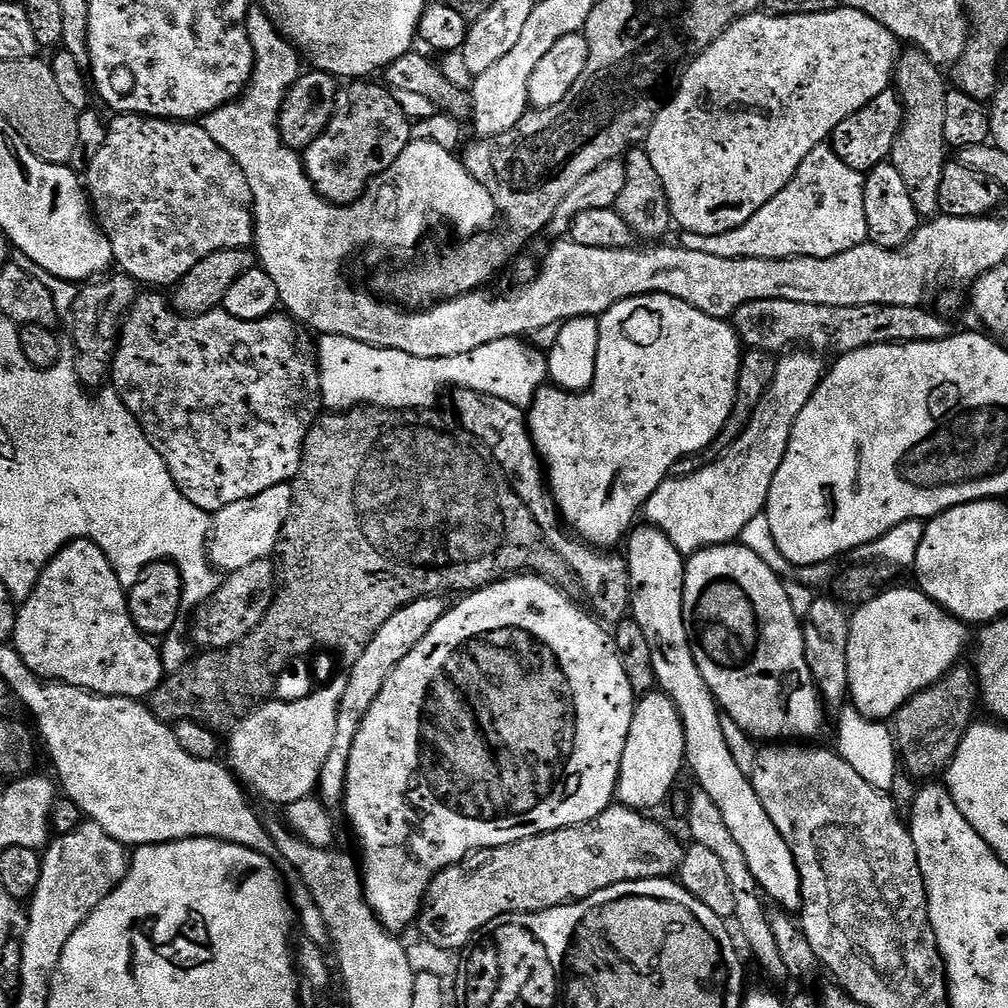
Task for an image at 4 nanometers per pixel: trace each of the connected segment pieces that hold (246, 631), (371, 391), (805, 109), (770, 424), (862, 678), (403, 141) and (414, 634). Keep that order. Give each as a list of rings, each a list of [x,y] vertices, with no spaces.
[[[271,559],[250,562],[242,570],[231,573],[212,595],[211,600],[203,605],[202,613],[196,620],[196,640],[208,650],[228,648],[246,638],[262,622],[270,610],[272,597],[278,588],[278,568]]]
[[[320,336],[320,399],[328,410],[361,406],[389,410],[428,410],[443,388],[465,388],[510,402],[525,410],[532,407],[540,388],[549,383],[547,355],[535,343],[519,336],[498,338],[454,358],[414,358],[402,350],[375,348],[341,336]]]
[[[837,6],[834,10],[822,14],[798,14],[797,16],[774,16],[771,14],[749,14],[723,32],[707,50],[684,72],[680,85],[672,93],[664,109],[656,115],[656,121],[650,126],[646,151],[650,162],[654,162],[654,170],[658,170],[658,178],[662,178],[662,186],[666,186],[666,198],[670,202],[672,218],[677,229],[693,232],[703,236],[717,236],[732,232],[738,226],[750,222],[770,198],[774,198],[794,178],[795,172],[803,160],[816,147],[823,145],[831,137],[838,122],[846,122],[850,114],[862,110],[878,94],[889,91],[893,87],[896,74],[896,61],[900,59],[902,48],[896,36],[882,26],[882,22],[874,22],[870,14],[862,14],[853,8]]]
[[[792,350],[781,355],[776,365],[774,382],[770,382],[740,437],[723,449],[717,460],[709,459],[702,470],[689,476],[672,476],[664,480],[644,503],[642,516],[648,519],[645,521],[651,527],[661,528],[679,552],[691,554],[701,552],[703,548],[739,541],[742,530],[767,509],[770,486],[774,486],[774,474],[778,474],[778,466],[782,466],[782,458],[786,458],[786,446],[790,442],[794,422],[798,422],[802,406],[810,402],[814,390],[826,375],[826,364],[820,360],[823,359],[811,350]]]
[[[919,587],[912,588],[892,588],[881,591],[873,600],[868,600],[864,604],[859,605],[851,613],[850,616],[850,644],[846,646],[846,666],[850,666],[850,682],[848,683],[848,694],[850,697],[851,707],[857,708],[863,716],[871,720],[887,721],[889,718],[895,717],[895,714],[902,705],[910,698],[914,698],[914,694],[918,694],[922,690],[926,690],[931,684],[937,684],[941,678],[947,674],[951,668],[957,667],[961,663],[960,655],[964,652],[964,647],[968,644],[969,625],[963,620],[952,616],[940,604],[935,604],[933,600],[924,592],[921,592]]]
[[[352,82],[339,93],[336,112],[332,121],[323,132],[316,137],[314,143],[303,149],[302,159],[304,169],[310,182],[316,188],[316,193],[332,204],[353,204],[357,198],[368,189],[368,185],[377,178],[385,175],[395,165],[396,160],[406,150],[406,146],[413,141],[412,127],[407,114],[400,108],[397,97],[387,87],[379,88],[372,82]]]
[[[443,595],[423,596],[406,606],[402,606],[386,622],[382,622],[382,630],[370,638],[370,646],[362,650],[362,658],[354,662],[347,669],[346,690],[340,699],[340,709],[338,710],[338,726],[334,730],[334,746],[330,746],[330,754],[326,757],[326,766],[322,766],[322,774],[318,785],[319,799],[328,806],[329,809],[336,810],[341,807],[344,799],[344,787],[346,778],[350,770],[350,750],[354,750],[354,738],[358,738],[358,730],[362,726],[362,718],[370,714],[370,706],[378,702],[378,694],[382,694],[382,686],[386,686],[386,678],[430,634],[434,622],[442,618],[448,611],[450,604]]]

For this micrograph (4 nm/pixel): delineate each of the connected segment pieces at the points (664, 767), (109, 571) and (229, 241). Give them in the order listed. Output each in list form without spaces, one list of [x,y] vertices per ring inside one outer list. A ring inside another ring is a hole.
[[[659,690],[641,695],[631,709],[632,721],[624,736],[624,749],[620,763],[620,777],[615,799],[626,808],[652,810],[672,792],[676,779],[686,768],[684,727],[680,709],[674,701]]]
[[[72,540],[61,550],[50,563],[40,571],[38,582],[34,586],[34,590],[28,596],[27,600],[19,605],[16,614],[16,629],[11,638],[16,653],[22,658],[22,662],[26,662],[26,666],[32,673],[40,677],[45,682],[59,682],[61,684],[69,684],[75,688],[84,688],[87,692],[94,692],[97,696],[125,696],[131,700],[143,701],[150,695],[156,687],[164,681],[166,675],[165,657],[162,652],[155,648],[153,641],[142,635],[136,629],[134,622],[130,618],[128,610],[128,597],[126,589],[118,582],[115,570],[110,566],[110,562],[106,558],[106,554],[102,554],[102,550],[93,540]]]
[[[120,114],[115,119],[113,124],[111,121],[107,125],[108,133],[102,150],[98,150],[98,154],[94,154],[92,161],[86,165],[86,172],[88,172],[86,191],[95,220],[113,248],[115,267],[123,275],[132,277],[140,286],[160,286],[156,284],[175,286],[180,283],[182,277],[190,274],[190,270],[194,270],[194,266],[198,266],[198,262],[202,262],[202,258],[210,258],[210,254],[223,248],[234,250],[253,247],[256,239],[256,222],[252,215],[252,191],[246,174],[242,174],[238,162],[234,162],[234,158],[230,158],[230,154],[226,154],[226,150],[222,150],[222,146],[218,146],[218,142],[214,142],[214,138],[210,138],[210,134],[206,134],[206,130],[199,123],[162,120],[154,116],[135,114]]]

